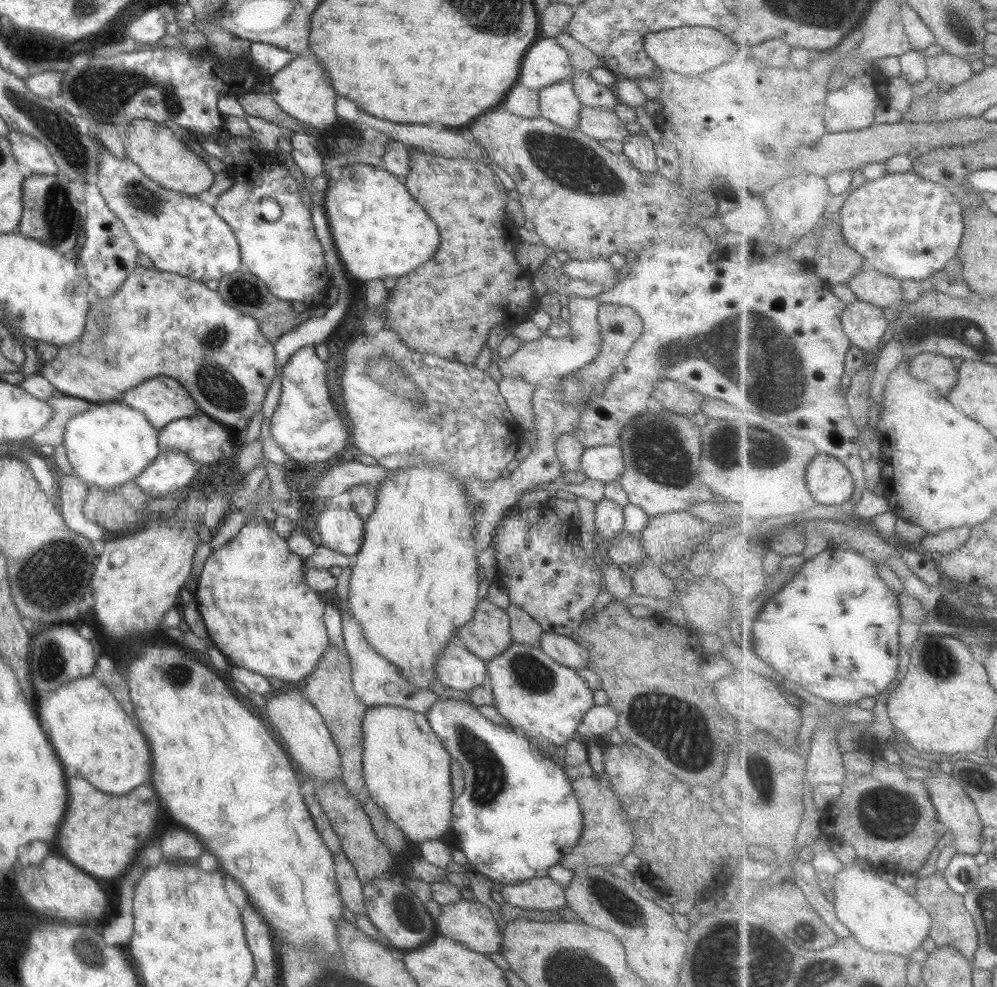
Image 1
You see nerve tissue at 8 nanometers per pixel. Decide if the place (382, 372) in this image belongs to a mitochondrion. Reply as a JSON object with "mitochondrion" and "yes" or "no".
{"mitochondrion":"yes"}

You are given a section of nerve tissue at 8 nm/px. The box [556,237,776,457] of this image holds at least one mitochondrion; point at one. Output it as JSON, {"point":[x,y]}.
{"point":[677,346]}

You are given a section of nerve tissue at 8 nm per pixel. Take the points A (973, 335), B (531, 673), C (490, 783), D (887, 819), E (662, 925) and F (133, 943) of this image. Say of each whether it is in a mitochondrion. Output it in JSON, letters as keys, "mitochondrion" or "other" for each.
{"A":"mitochondrion","B":"mitochondrion","C":"mitochondrion","D":"mitochondrion","E":"other","F":"other"}

